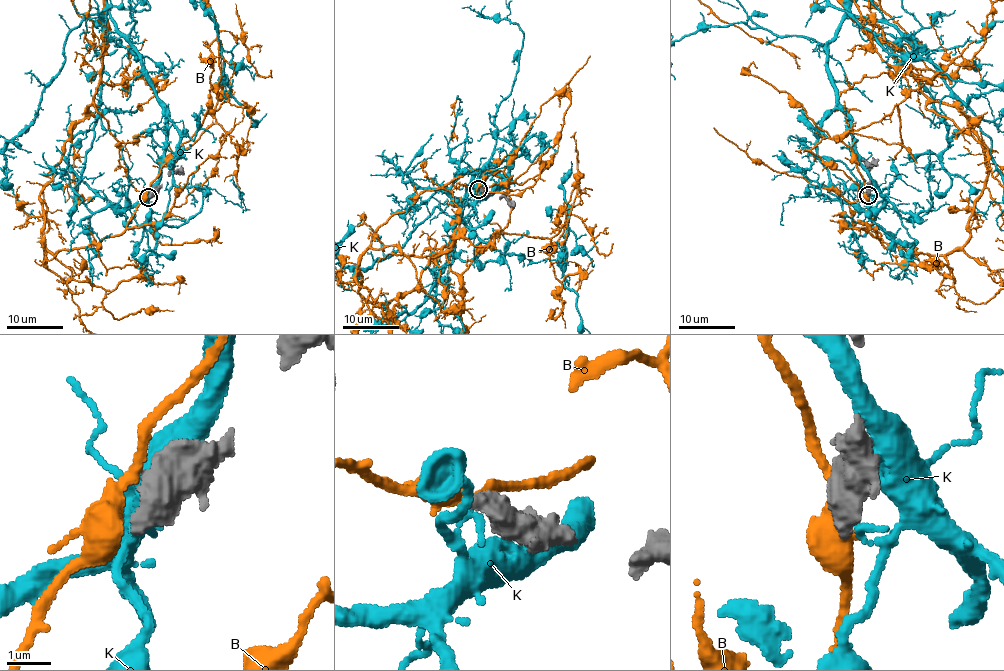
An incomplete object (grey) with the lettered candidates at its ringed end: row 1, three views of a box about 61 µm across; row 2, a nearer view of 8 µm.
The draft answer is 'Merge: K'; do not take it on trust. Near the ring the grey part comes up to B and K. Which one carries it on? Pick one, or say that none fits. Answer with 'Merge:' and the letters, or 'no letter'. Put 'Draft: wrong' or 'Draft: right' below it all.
Merge: no letter
Draft: wrong

